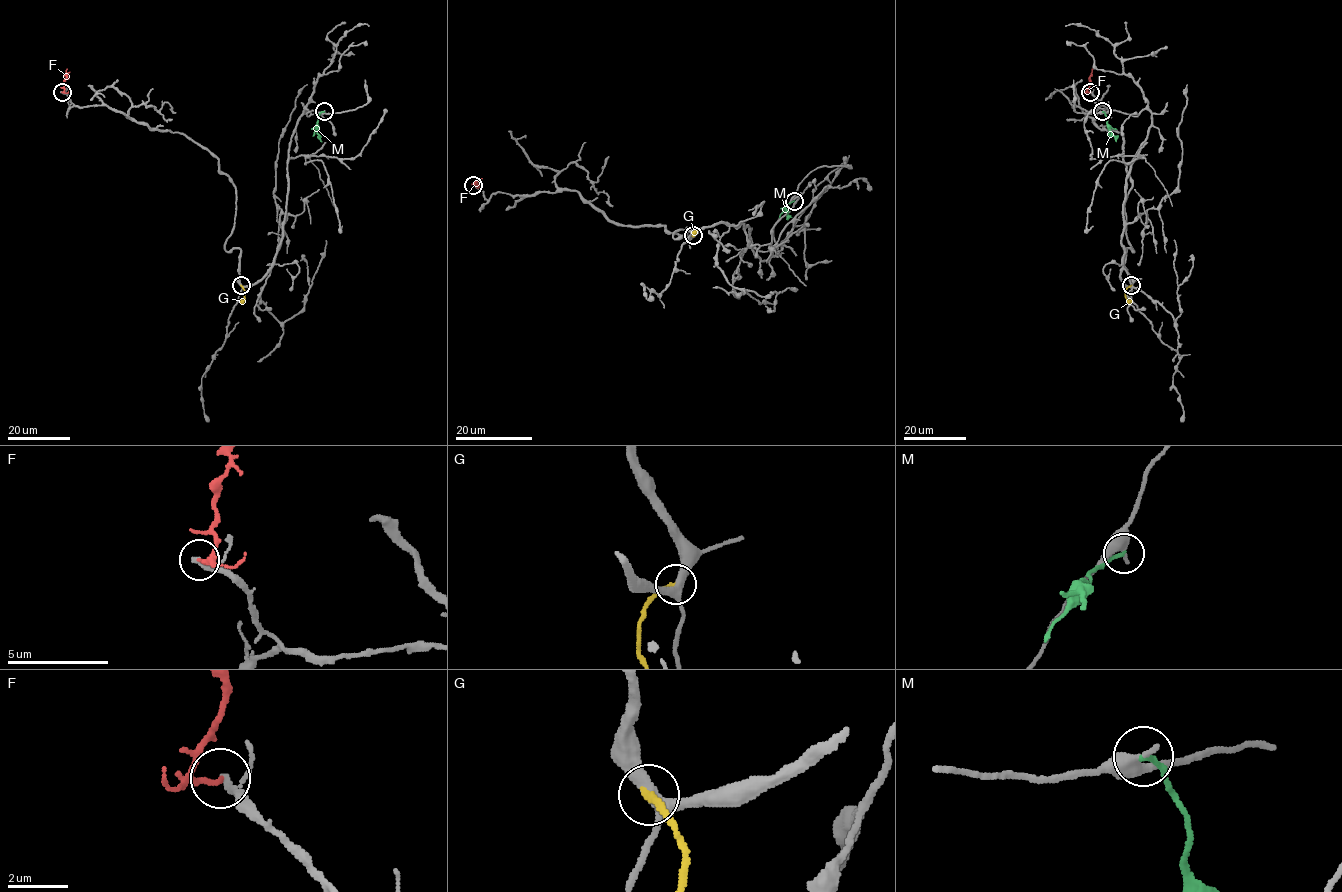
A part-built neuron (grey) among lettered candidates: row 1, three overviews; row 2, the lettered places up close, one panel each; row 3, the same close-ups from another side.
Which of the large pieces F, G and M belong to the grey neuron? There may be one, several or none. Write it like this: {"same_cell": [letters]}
{"same_cell": []}

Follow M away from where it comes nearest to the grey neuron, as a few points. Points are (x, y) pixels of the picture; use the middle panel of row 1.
M: (794, 201), (786, 206), (787, 214), (792, 217)

